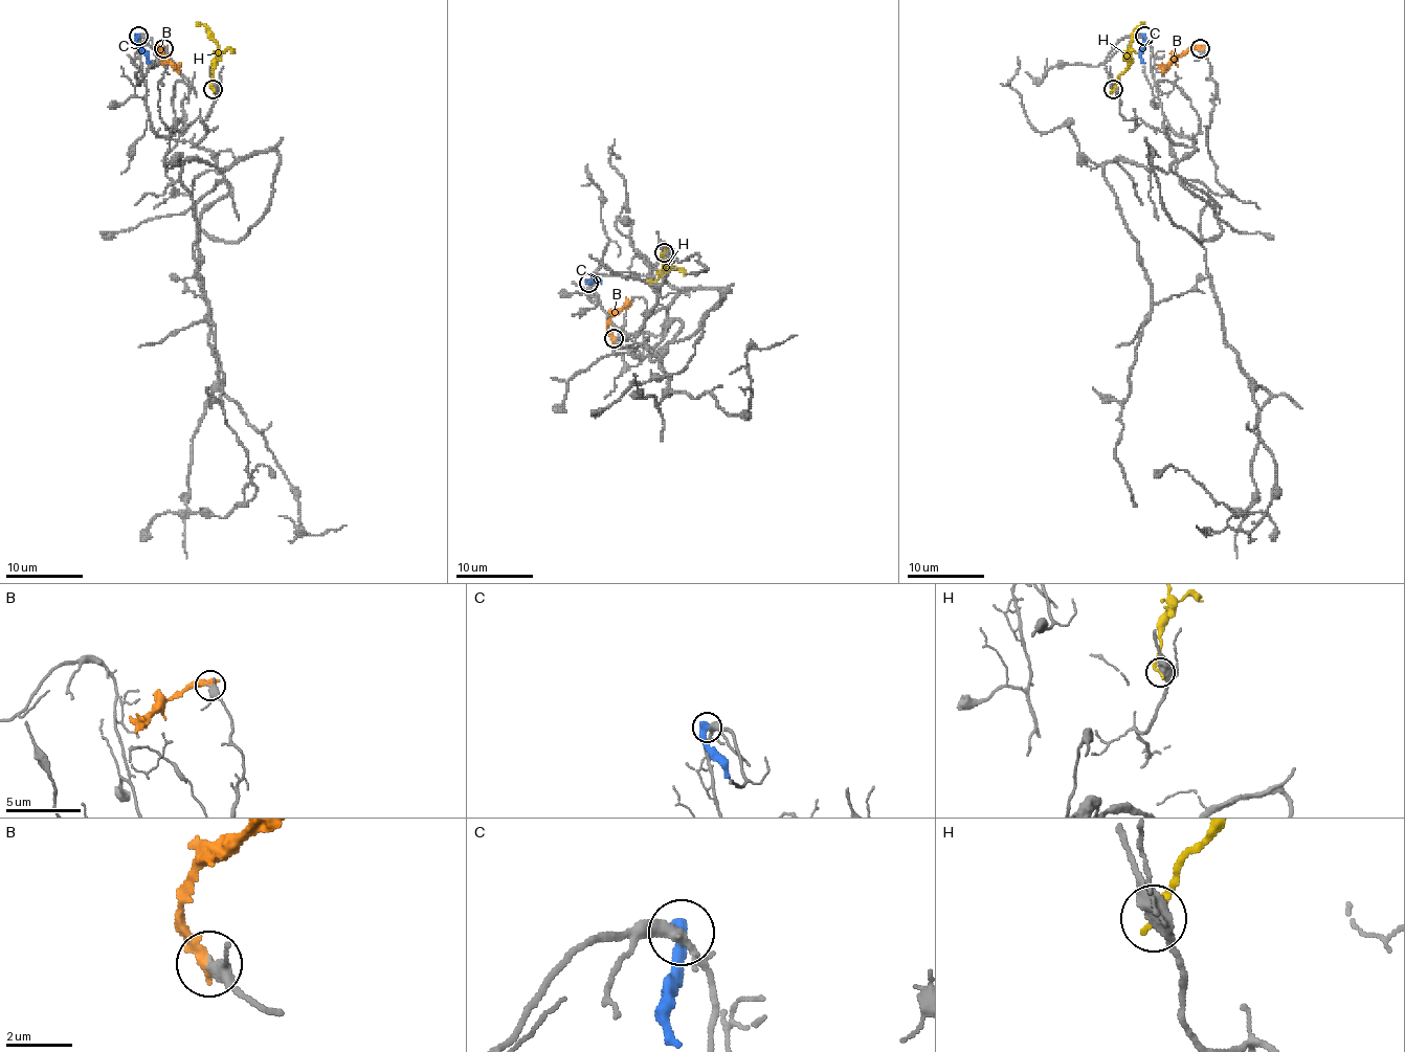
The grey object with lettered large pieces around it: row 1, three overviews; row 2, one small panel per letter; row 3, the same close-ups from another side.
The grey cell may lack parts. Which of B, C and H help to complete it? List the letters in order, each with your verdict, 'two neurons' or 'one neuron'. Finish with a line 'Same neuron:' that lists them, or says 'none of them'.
B: two neurons
C: two neurons
H: two neurons
Same neuron: none of them

